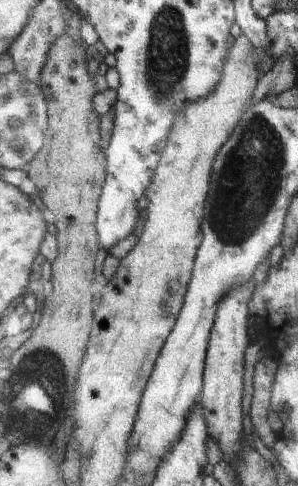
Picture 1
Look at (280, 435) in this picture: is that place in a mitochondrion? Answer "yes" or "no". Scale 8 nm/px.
no

